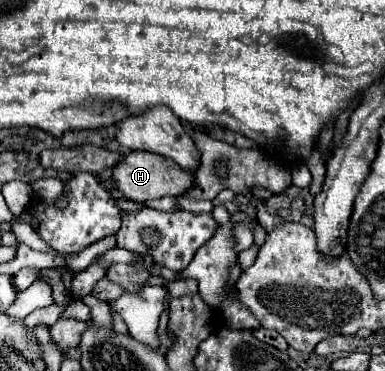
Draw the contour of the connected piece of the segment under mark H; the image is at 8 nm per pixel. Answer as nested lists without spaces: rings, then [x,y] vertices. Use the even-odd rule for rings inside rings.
[[[131,151],[127,153],[113,169],[111,179],[117,183],[117,189],[123,191],[131,201],[147,201],[147,199],[161,199],[161,197],[179,197],[195,185],[195,173],[187,173],[187,169],[179,169],[175,161],[159,157],[147,151]]]

